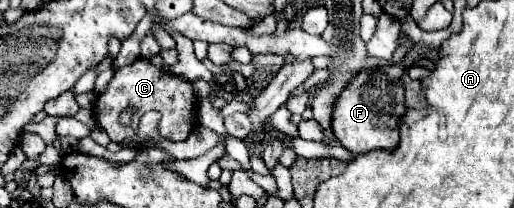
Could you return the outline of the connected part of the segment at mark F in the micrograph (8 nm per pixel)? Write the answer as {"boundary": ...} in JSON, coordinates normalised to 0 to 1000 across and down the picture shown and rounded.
{"boundary":[[[778,288],[778,298],[755,298],[747,317],[735,317],[735,327],[712,327],[704,346],[696,346],[689,365],[689,385],[681,394],[681,413],[673,413],[673,433],[661,452],[658,471],[658,510],[650,510],[650,587],[646,587],[646,625],[658,663],[658,683],[677,712],[681,731],[689,740],[712,740],[720,721],[767,721],[767,702],[774,702],[774,587],[778,567],[790,548],[790,510],[786,510],[786,413],[782,413],[782,365],[786,365],[786,337],[802,327],[802,317],[813,317],[813,288],[802,288],[802,298],[790,298],[790,288]]]}

